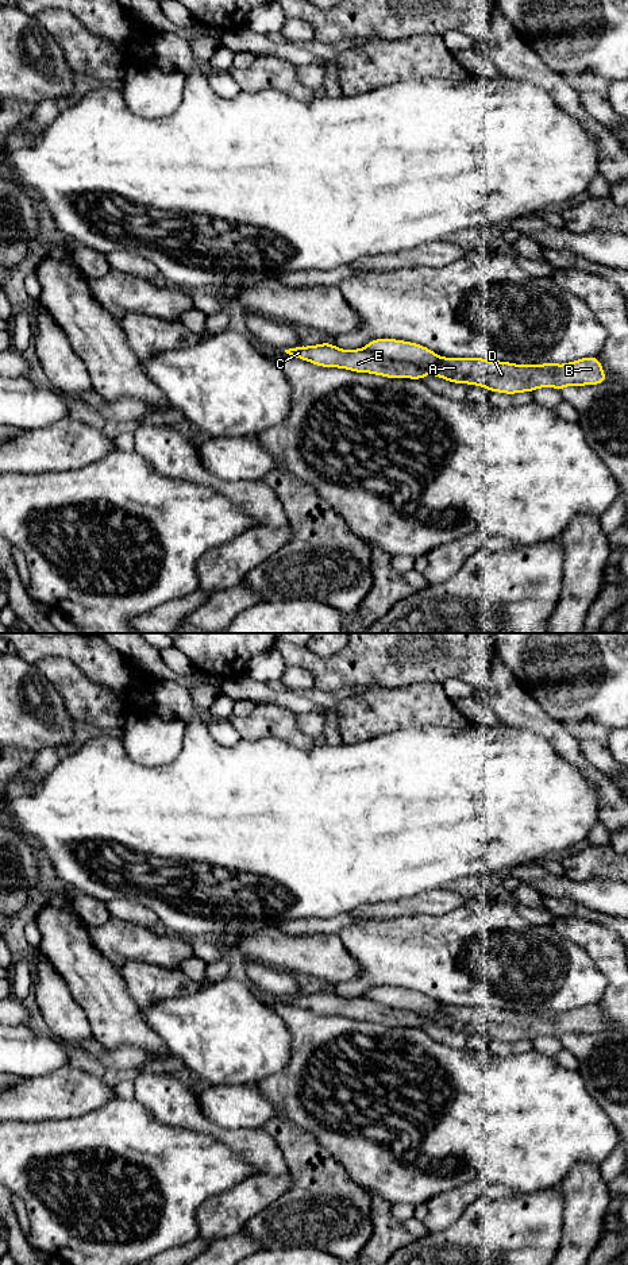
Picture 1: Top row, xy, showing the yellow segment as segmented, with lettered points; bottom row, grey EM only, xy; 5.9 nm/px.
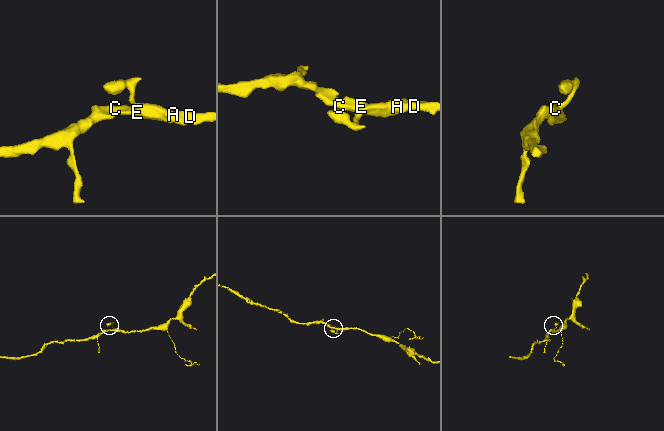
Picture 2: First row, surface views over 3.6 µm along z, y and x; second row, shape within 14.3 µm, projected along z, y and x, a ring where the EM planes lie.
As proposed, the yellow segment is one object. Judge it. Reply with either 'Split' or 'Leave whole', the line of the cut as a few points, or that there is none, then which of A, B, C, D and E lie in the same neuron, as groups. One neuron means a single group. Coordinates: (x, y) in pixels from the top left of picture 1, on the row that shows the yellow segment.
Leave whole. No split. Groups: A B C D E

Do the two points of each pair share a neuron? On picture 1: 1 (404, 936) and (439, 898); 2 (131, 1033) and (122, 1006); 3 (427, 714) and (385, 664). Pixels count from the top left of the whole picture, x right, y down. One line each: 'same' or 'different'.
1: different
2: same
3: different

